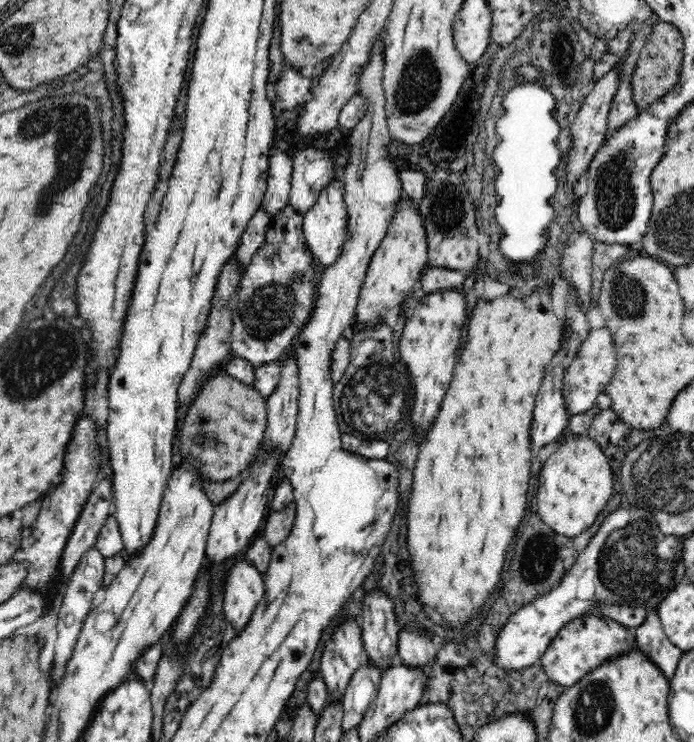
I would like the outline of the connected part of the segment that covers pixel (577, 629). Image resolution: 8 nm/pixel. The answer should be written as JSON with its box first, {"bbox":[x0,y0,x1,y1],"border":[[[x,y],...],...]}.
{"bbox":[538,614,635,687],"border":[[[596,614],[585,615],[566,624],[548,644],[546,652],[538,662],[542,663],[542,670],[546,671],[550,680],[564,687],[571,687],[604,662],[610,662],[620,654],[628,652],[634,642],[635,637],[628,632],[628,628],[612,618],[599,617]]]}

